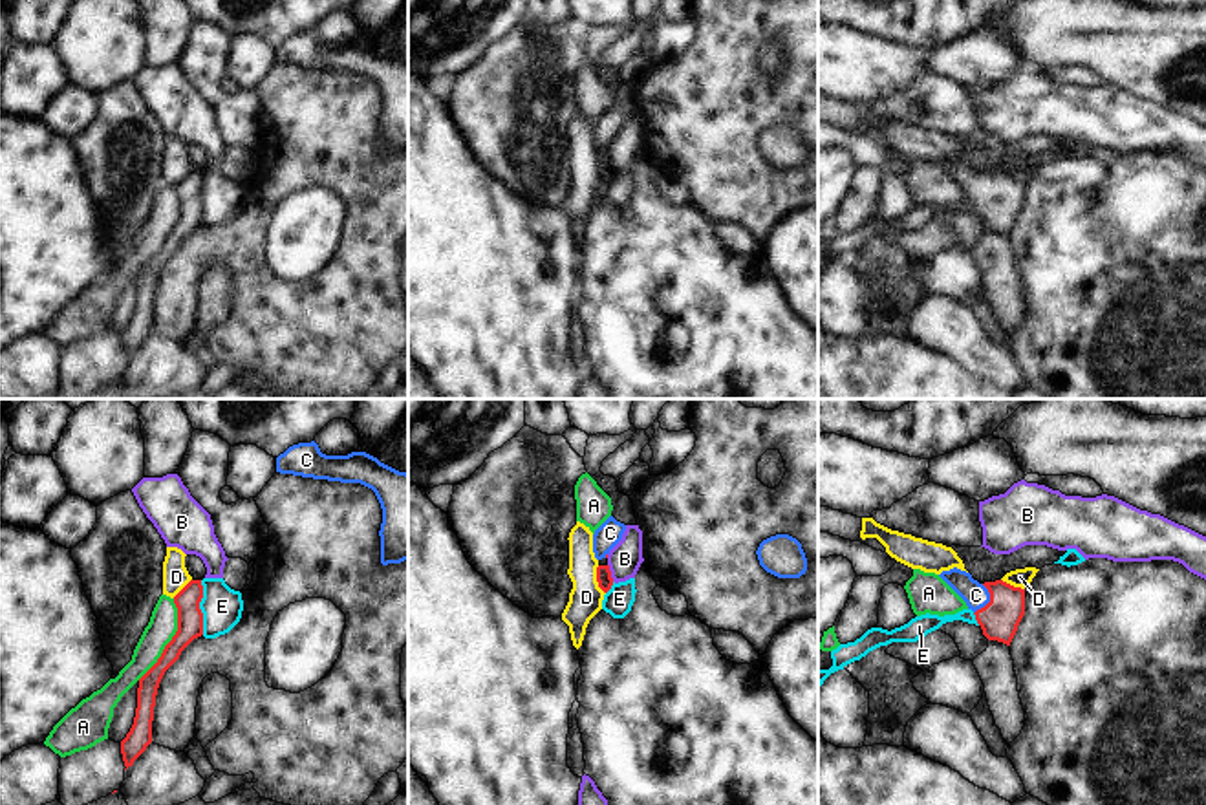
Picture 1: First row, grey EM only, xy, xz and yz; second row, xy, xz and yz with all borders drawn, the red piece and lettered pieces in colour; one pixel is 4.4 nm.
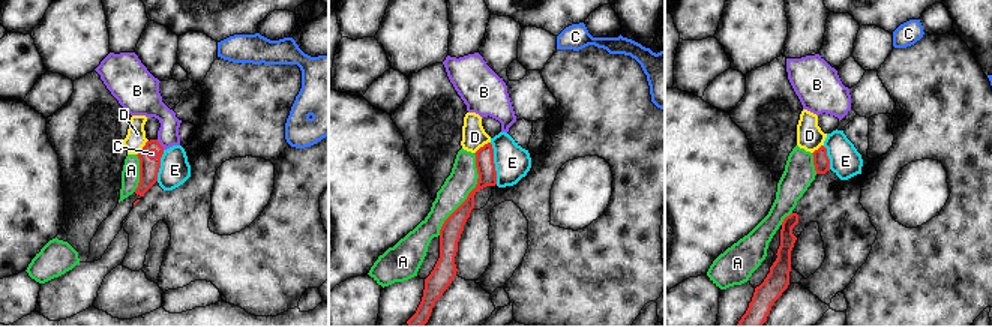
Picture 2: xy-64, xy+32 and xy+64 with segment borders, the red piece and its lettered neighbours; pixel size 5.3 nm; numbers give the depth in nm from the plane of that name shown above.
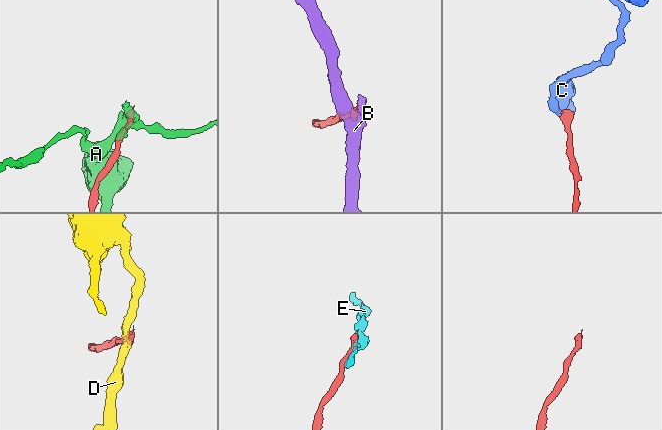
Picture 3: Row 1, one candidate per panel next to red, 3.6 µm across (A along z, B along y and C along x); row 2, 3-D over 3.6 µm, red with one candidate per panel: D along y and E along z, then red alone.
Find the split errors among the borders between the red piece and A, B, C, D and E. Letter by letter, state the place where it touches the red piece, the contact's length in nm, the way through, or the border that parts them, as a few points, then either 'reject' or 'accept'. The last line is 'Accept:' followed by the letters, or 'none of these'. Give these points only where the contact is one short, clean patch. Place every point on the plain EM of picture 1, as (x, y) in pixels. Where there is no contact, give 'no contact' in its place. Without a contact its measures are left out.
A: xy (172, 229) | 400 nm | reject
B: xz (610, 163) | 80 nm | along xz (608, 154), (613, 171) | reject
C: yz (990, 191) | 140 nm | across yz (1000, 209), (998, 198), (990, 191), (976, 185) | accept
D: xz (597, 171) | 130 nm | along xz (597, 156), (597, 176), (604, 183) | reject
E: xy (198, 198) | 240 nm | along xy (200, 171), (204, 224) | reject
Accept: C

